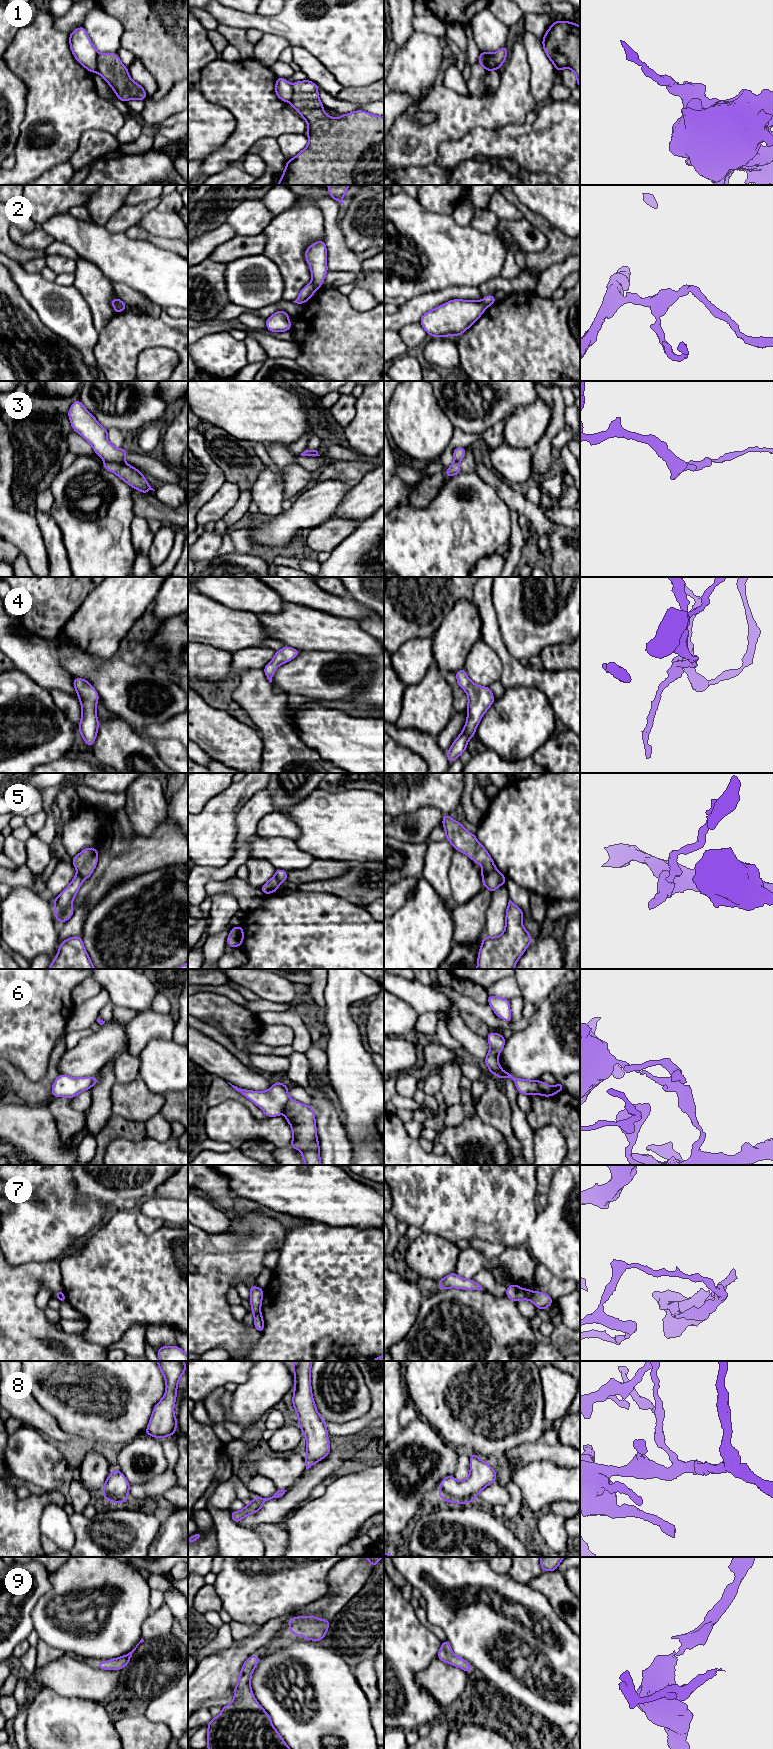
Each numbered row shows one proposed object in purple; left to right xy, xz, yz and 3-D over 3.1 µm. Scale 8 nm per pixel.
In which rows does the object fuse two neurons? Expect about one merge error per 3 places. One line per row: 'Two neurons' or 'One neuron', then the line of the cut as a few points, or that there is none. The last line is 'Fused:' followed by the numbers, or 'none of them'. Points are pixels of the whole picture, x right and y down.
1: Two neurons. Split along xy (98, 53), (96, 70)
2: Two neurons. Split along yz (481, 300), (486, 307)
3: Two neurons. Split along xy (108, 460), (123, 463)
4: One neuron. No split
5: Two neurons. Split along yz (494, 866), (483, 879)
6: Two neurons. Split along xz (289, 1098), (284, 1107)
7: Two neurons. Split along yz (533, 1292), (529, 1299)
8: One neuron. No split
9: One neuron. No split
Fused: 1, 2, 3, 5, 6, 7

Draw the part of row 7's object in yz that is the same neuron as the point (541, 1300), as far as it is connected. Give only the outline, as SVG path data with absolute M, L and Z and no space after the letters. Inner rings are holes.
M539 1291L533 1292L530 1300L535 1305L535 1307L541 1310L546 1310L547 1307L554 1302L554 1300L549 1295Z

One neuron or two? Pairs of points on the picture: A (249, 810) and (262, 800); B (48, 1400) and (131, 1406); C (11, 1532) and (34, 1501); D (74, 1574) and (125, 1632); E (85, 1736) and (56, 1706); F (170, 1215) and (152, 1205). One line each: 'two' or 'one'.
A: one
B: one
C: one
D: one
E: one
F: one

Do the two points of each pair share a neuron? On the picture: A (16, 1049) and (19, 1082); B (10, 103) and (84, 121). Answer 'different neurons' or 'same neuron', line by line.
A: different neurons
B: different neurons

